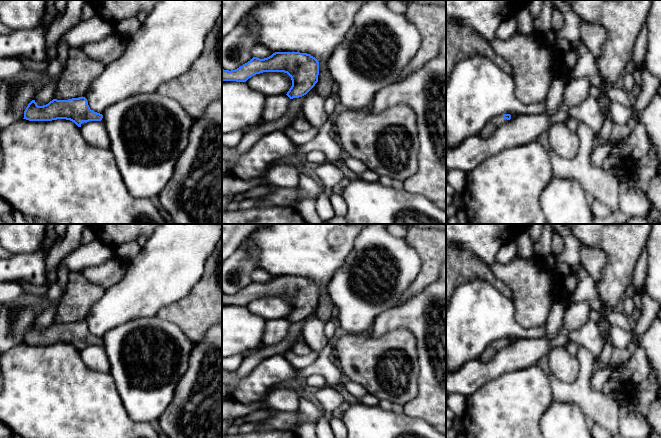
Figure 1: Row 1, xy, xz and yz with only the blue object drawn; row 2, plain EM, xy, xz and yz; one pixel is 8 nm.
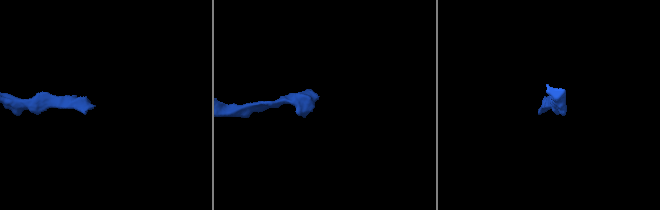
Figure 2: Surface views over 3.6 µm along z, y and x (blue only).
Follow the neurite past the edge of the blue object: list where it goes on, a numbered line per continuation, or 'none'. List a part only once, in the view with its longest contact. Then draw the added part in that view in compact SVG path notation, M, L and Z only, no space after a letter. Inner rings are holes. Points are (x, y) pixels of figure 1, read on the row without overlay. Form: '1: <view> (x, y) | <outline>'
1: yz (488, 354) | M503 339L496 340L492 342L481 354L480 360L483 362L488 362L494 358L494 356L497 354L499 350L506 347L507 343L503 342Z

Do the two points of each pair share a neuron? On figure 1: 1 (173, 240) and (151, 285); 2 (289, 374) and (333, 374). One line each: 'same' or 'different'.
1: same
2: same

